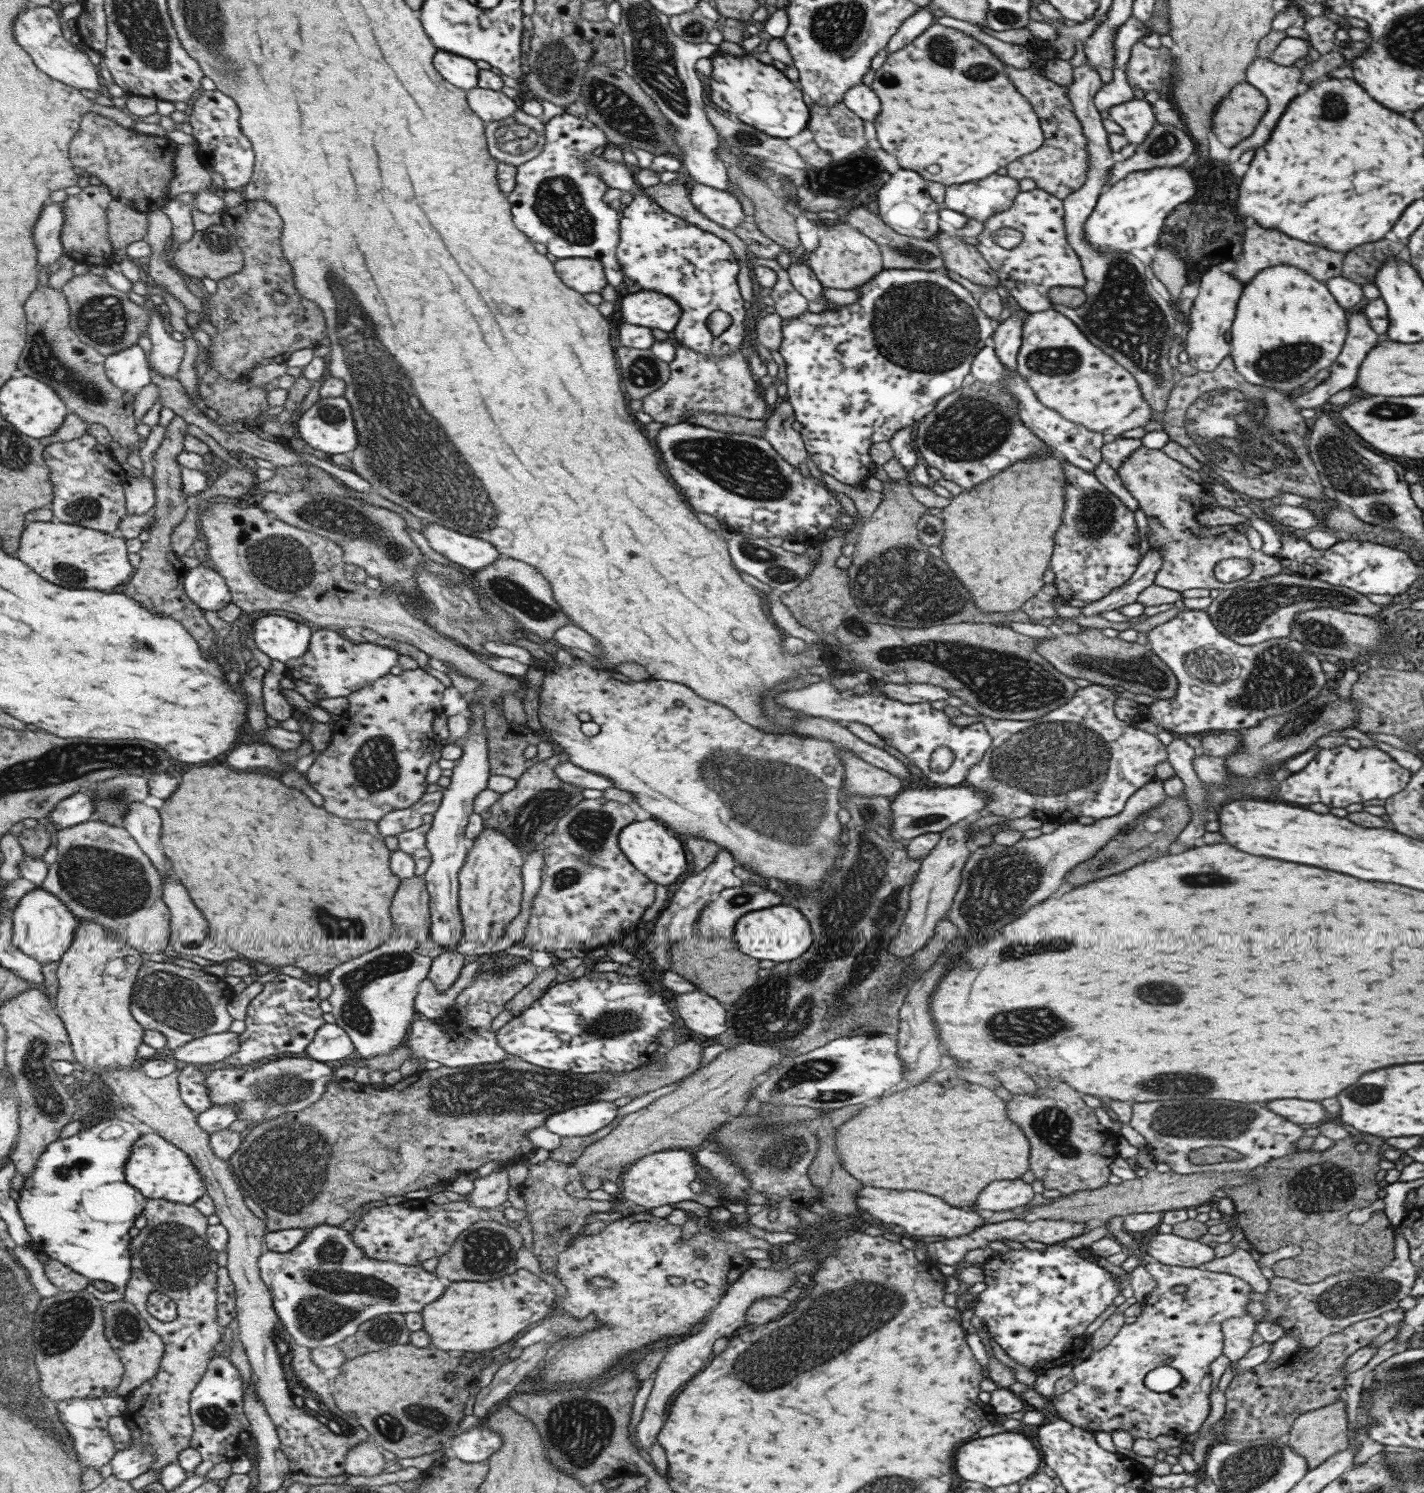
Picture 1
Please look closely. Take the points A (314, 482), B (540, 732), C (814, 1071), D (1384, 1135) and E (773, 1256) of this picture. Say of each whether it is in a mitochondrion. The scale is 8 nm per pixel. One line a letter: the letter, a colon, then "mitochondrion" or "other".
A: mitochondrion
B: other
C: mitochondrion
D: other
E: other

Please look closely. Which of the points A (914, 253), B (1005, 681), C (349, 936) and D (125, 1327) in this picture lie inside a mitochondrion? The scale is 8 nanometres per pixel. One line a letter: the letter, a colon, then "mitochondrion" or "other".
A: mitochondrion
B: mitochondrion
C: mitochondrion
D: mitochondrion

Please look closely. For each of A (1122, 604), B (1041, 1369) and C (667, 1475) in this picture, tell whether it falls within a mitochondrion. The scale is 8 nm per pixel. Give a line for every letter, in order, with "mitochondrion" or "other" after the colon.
A: other
B: other
C: other

